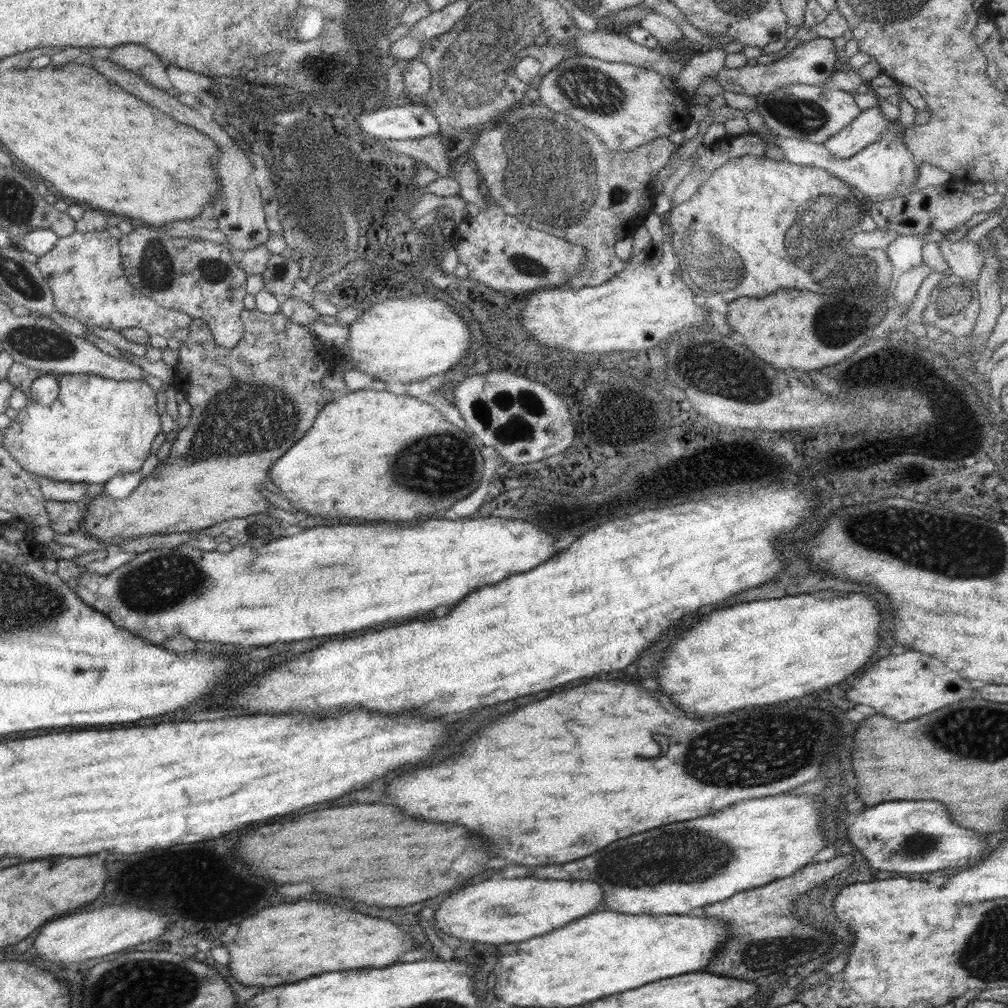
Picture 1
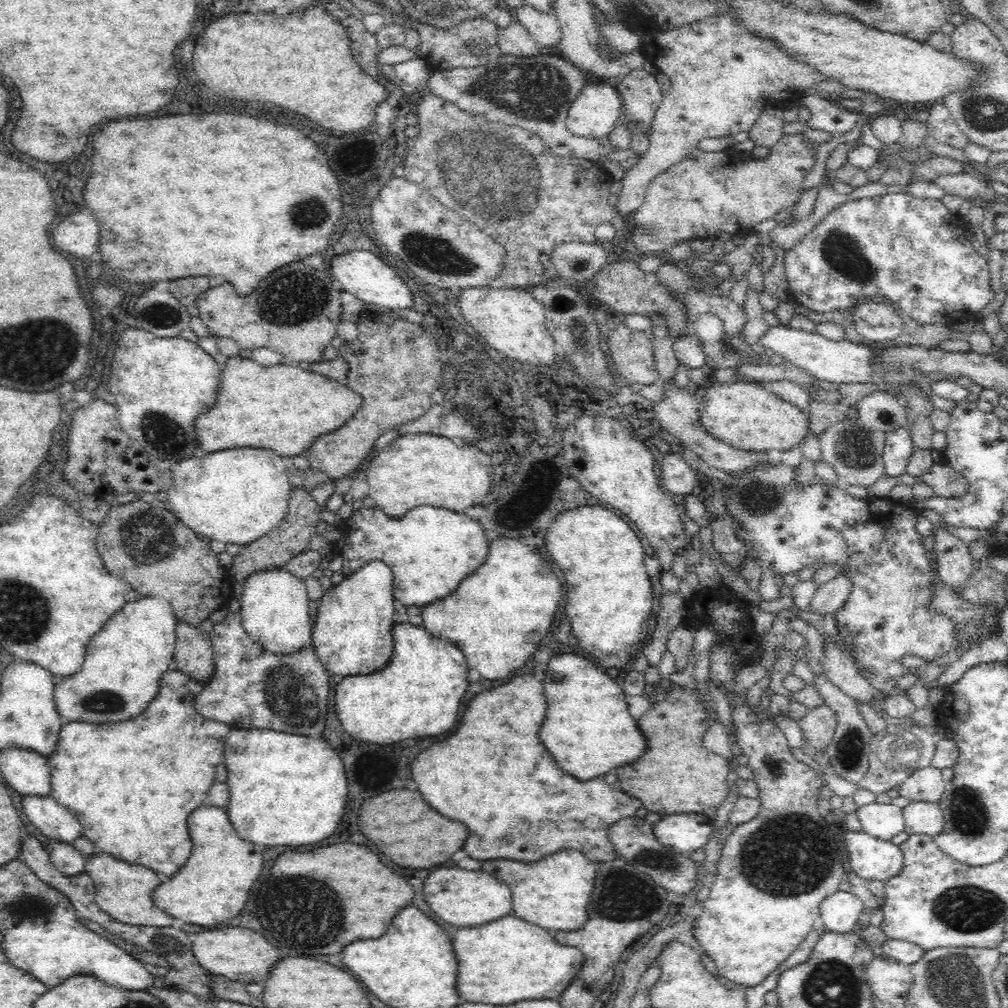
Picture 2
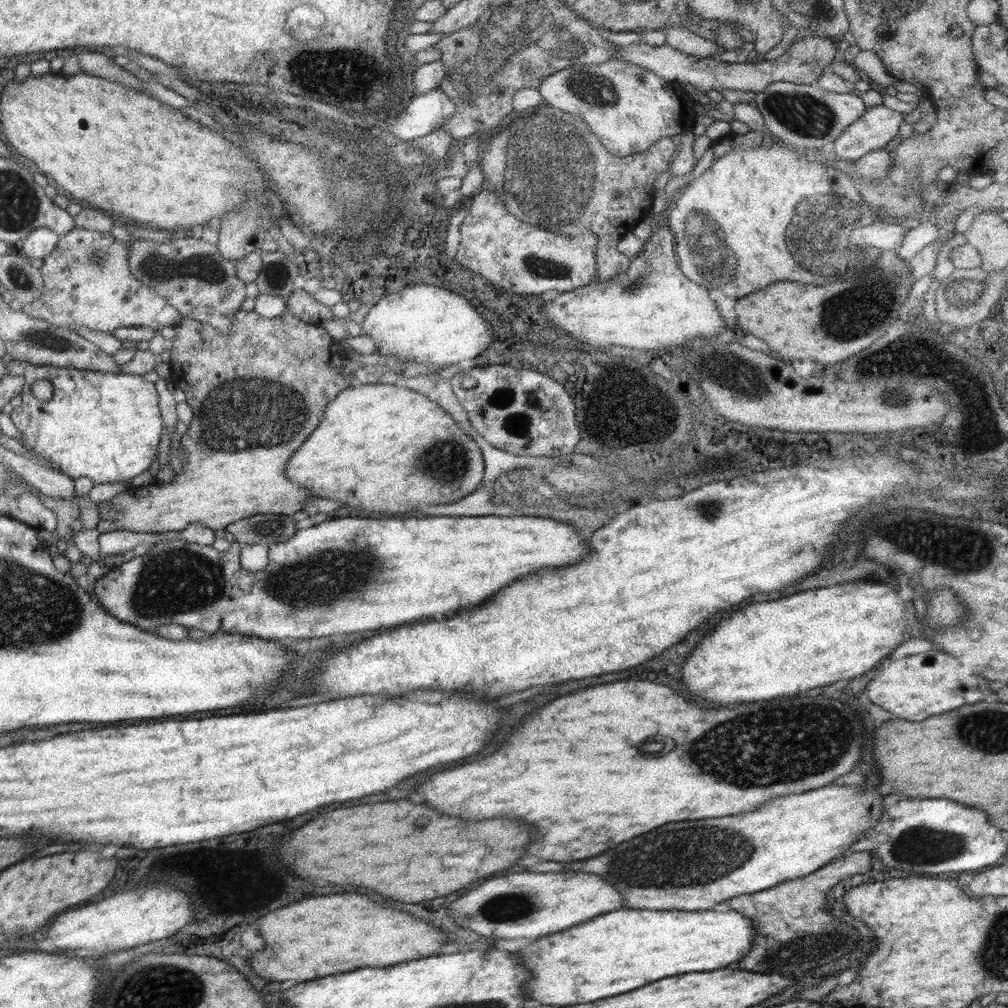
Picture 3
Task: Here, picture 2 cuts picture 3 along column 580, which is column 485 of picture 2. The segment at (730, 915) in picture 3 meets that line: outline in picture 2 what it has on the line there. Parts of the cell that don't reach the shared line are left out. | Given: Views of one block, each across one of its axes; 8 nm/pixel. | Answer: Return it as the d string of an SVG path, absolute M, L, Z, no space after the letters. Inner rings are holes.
M513 914L474 928L460 928L452 942L458 960L456 988L468 1002L512 1004L520 1000L554 999L583 965L579 948L560 944L545 928L523 921Z

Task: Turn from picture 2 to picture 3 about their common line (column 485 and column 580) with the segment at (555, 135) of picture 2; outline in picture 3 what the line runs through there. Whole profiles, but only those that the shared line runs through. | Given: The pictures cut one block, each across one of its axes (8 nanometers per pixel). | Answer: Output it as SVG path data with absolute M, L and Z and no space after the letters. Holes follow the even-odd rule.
M618 58L592 66L570 66L545 78L537 89L550 106L584 119L603 145L618 157L644 152L660 138L688 132L693 128L696 117L696 97L689 94L681 84L664 80L650 70L644 70L636 64L623 62Z

